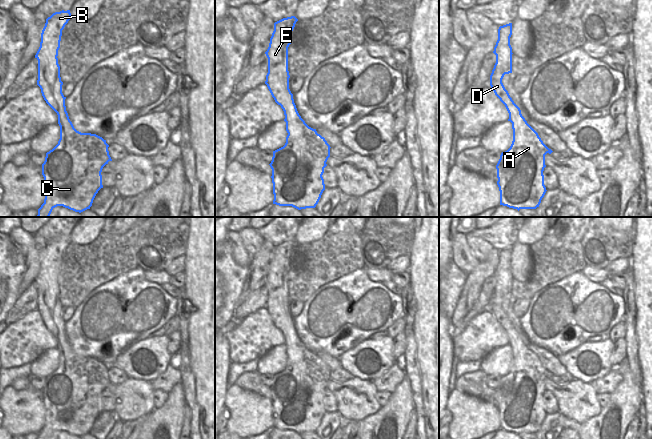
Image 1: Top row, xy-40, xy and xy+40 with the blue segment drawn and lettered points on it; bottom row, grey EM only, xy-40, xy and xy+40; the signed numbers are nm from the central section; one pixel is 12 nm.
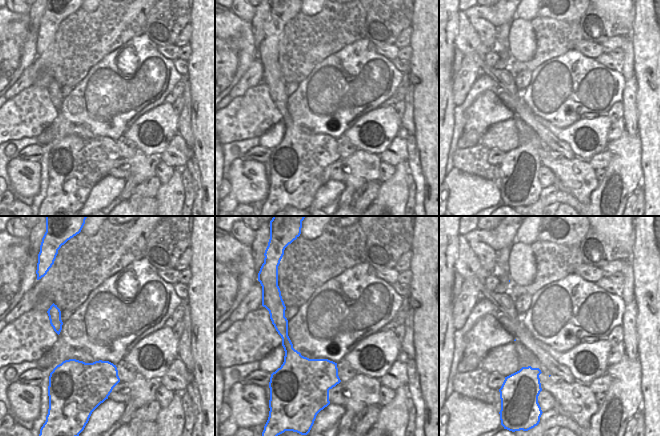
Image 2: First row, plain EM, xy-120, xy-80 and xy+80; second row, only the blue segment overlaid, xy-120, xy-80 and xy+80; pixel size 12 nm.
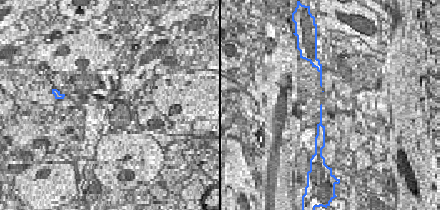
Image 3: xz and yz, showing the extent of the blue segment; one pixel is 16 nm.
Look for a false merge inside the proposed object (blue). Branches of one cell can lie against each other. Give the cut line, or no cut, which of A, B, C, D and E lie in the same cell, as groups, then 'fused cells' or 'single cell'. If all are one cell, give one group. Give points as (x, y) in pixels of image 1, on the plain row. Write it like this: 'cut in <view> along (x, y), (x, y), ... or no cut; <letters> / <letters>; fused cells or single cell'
no cut; A B C D E; single cell

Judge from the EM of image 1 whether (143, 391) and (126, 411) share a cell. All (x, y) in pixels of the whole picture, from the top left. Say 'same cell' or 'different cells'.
same cell

